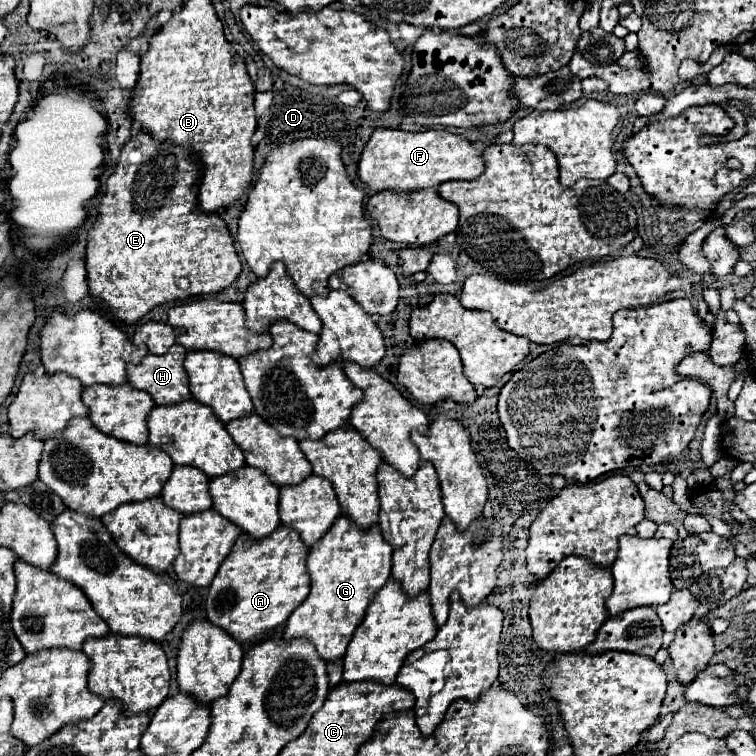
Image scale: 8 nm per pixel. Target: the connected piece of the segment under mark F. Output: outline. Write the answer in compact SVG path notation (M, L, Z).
M376 128L358 162L358 178L374 192L416 192L436 188L448 180L474 180L482 174L482 170L482 152L474 150L466 138L446 130L404 132Z

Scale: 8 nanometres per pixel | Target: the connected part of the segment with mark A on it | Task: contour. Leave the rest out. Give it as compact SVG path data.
M278 526L270 536L262 540L254 540L246 534L240 534L236 540L232 552L222 562L222 568L218 568L216 578L210 584L210 592L206 598L206 618L214 626L226 630L234 640L240 644L252 644L260 642L268 634L272 634L278 626L284 626L294 608L300 606L300 602L310 592L310 576L306 572L306 556L308 548L300 540L300 534L292 528Z

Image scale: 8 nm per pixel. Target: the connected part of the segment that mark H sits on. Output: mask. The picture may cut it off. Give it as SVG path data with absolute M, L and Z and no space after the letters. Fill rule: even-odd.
M180 344L162 356L148 354L140 364L128 366L128 380L134 388L148 392L158 406L184 402L190 398L184 358L186 350Z

